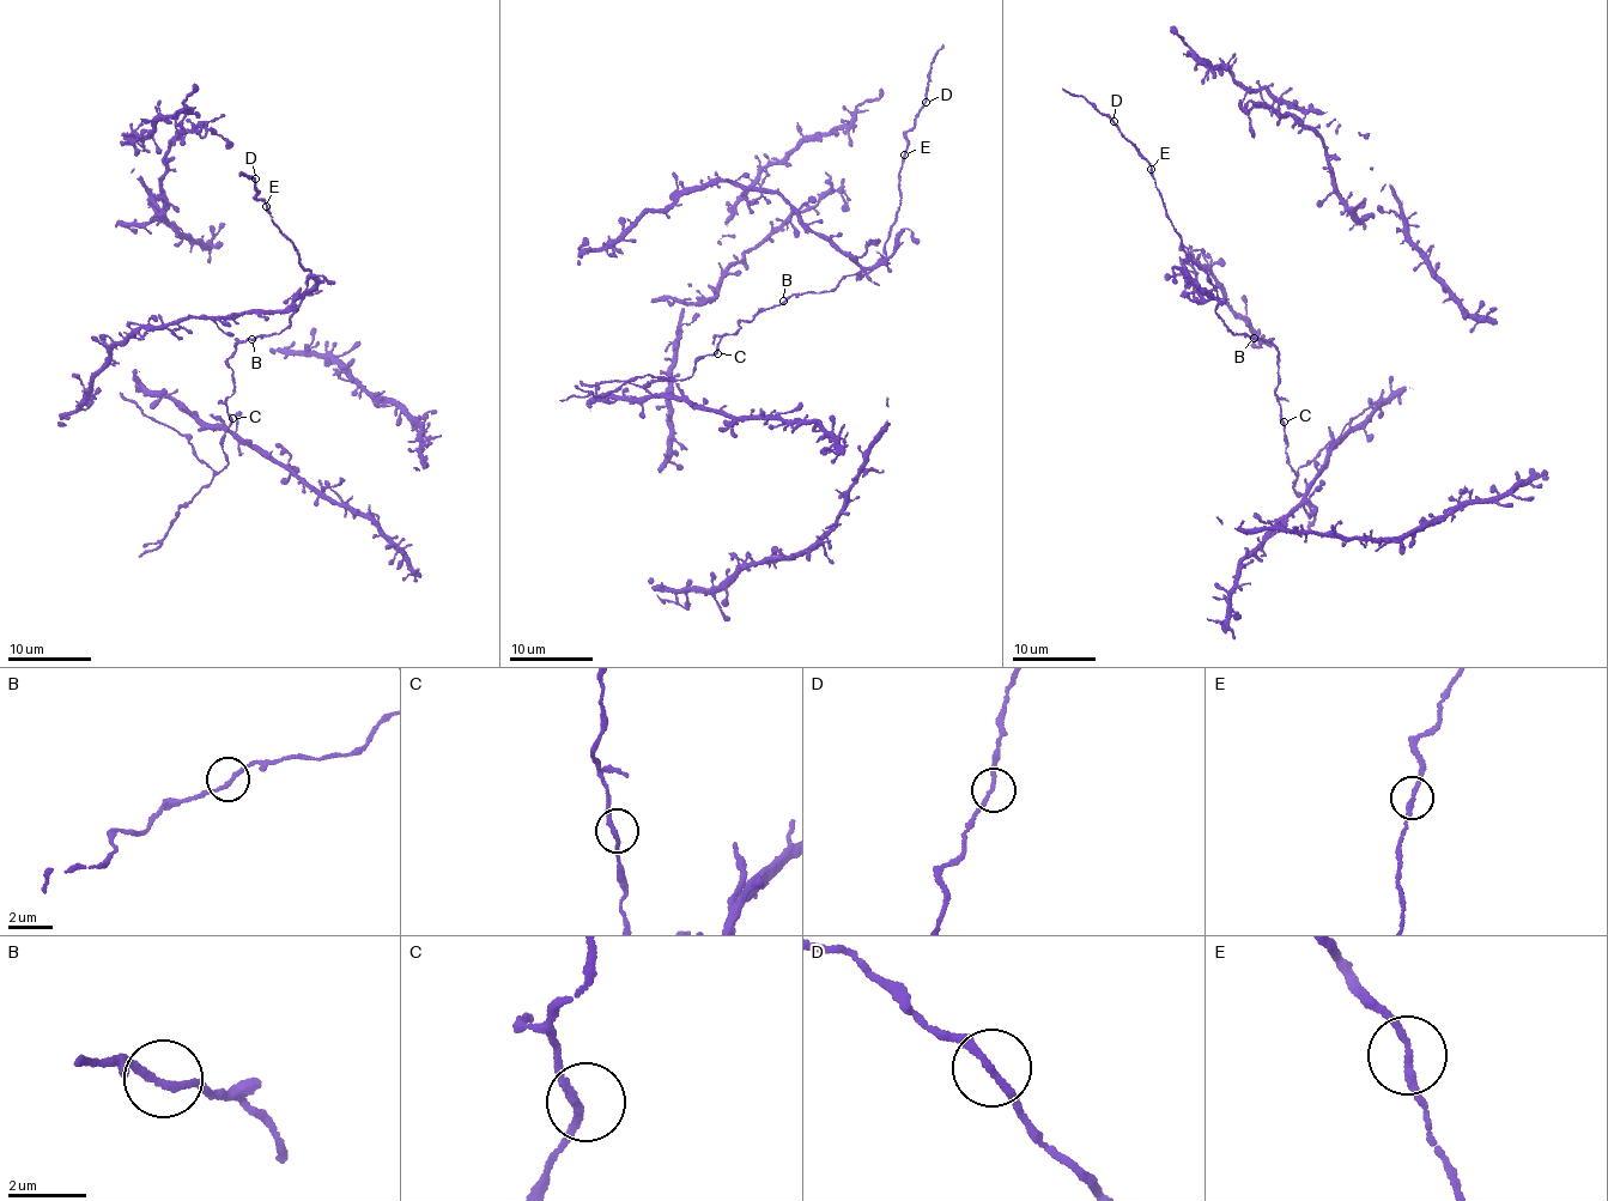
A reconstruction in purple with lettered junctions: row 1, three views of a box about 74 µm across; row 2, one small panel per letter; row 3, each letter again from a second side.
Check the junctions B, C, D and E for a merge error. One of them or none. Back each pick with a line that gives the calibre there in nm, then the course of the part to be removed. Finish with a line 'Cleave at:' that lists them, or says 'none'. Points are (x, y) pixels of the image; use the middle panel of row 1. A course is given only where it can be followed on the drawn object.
Cleave at: none

